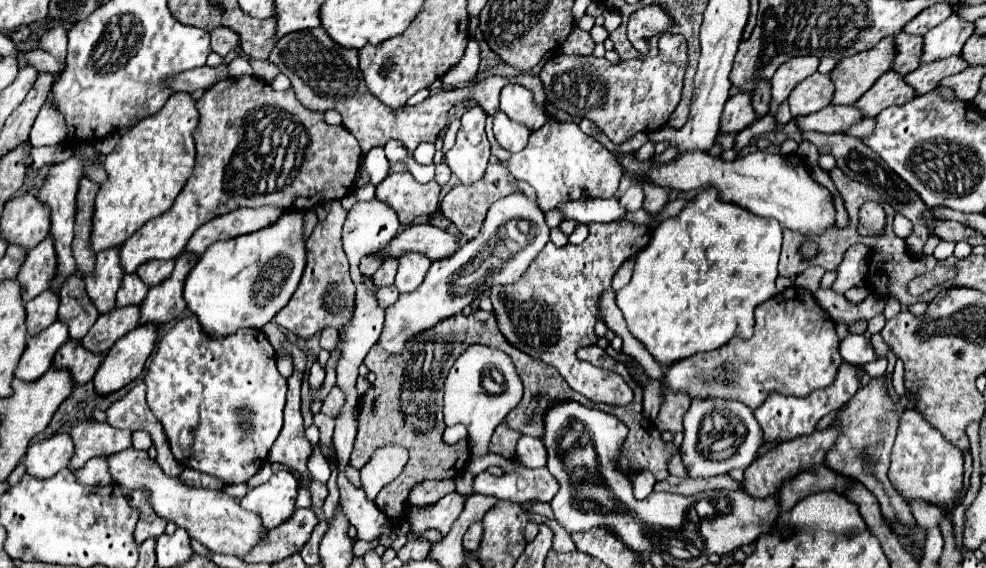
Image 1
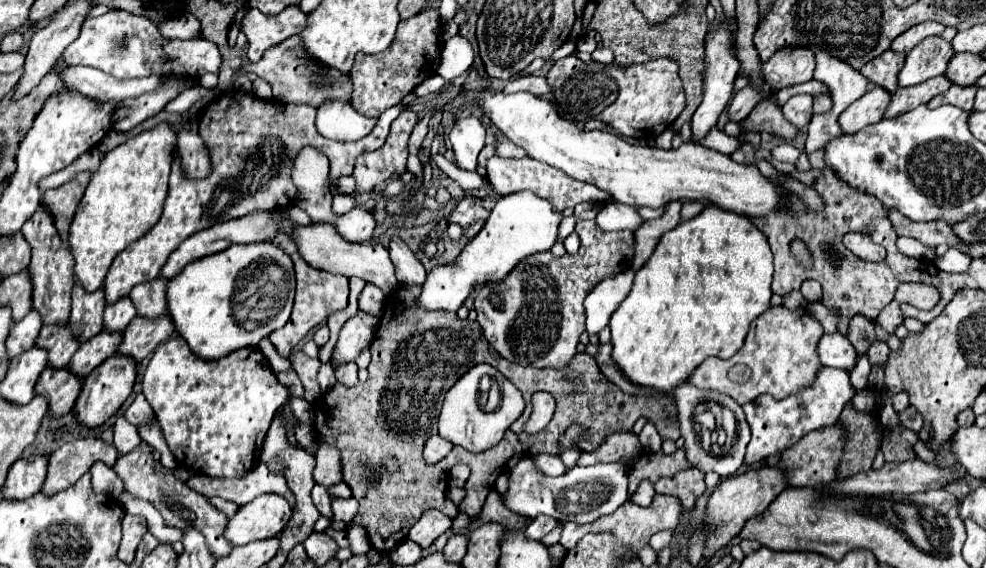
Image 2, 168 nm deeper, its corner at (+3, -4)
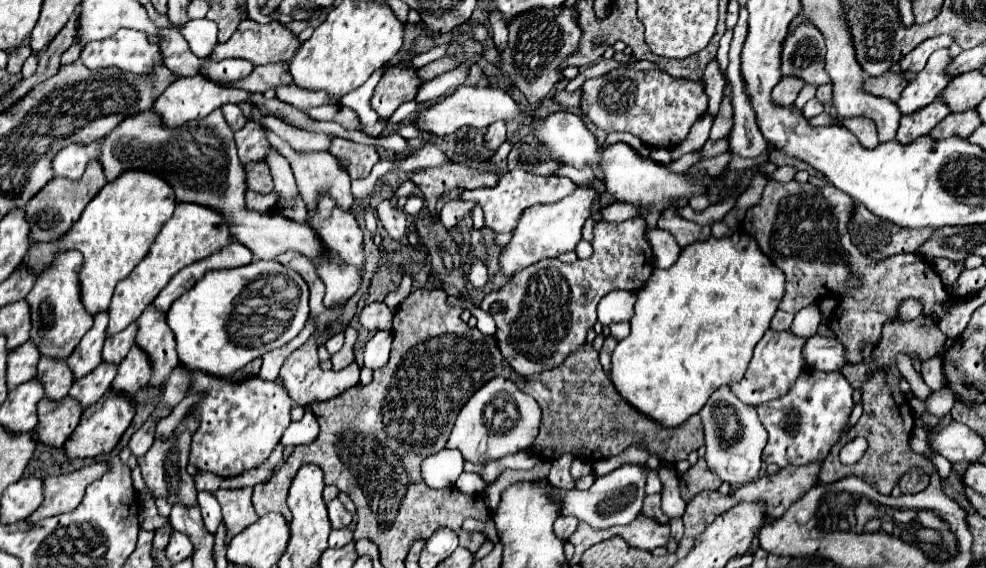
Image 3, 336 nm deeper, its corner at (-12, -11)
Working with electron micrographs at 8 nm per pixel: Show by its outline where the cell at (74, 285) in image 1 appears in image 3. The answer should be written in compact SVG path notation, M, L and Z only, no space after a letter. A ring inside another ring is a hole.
M42 356L38 362L36 378L40 378L44 382L46 396L52 400L64 398L68 394L72 382L74 382L74 374L72 374L66 360L46 358L46 356Z

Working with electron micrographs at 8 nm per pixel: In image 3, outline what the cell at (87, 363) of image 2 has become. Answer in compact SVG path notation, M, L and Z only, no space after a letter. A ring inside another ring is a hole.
M102 362L90 374L86 374L84 378L78 378L72 384L70 396L74 396L78 402L82 402L84 408L88 408L90 404L98 402L104 396L104 392L110 390L116 372L118 372L118 364Z

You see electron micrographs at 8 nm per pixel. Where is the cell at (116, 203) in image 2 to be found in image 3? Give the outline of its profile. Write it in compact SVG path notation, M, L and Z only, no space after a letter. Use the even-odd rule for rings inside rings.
M124 170L118 178L108 182L96 198L86 206L80 222L64 236L60 242L40 244L36 242L24 262L38 276L46 264L52 262L52 256L58 250L78 250L84 254L84 266L80 270L80 286L82 286L82 302L90 314L100 310L108 310L112 292L116 284L128 276L134 266L148 254L154 238L158 236L164 222L172 218L176 208L174 188L168 182L148 170Z

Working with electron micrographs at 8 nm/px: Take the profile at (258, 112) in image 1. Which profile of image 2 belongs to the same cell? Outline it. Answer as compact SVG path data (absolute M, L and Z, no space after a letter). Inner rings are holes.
M241 91L225 93L207 105L199 119L199 133L211 151L213 173L207 179L185 179L181 163L173 159L169 195L165 199L163 215L153 225L153 229L149 229L141 239L131 243L115 257L103 283L105 301L115 303L117 299L127 297L135 285L155 279L167 257L189 235L229 219L251 215L255 211L273 211L293 205L297 191L291 181L291 165L293 157L303 147L311 145L329 157L331 181L341 175L351 175L357 155L383 147L389 135L389 127L393 119L403 111L403 107L395 105L387 109L379 117L377 127L355 143L339 143L319 135L315 129L315 111L317 109L311 105L277 103L273 99L261 99Z

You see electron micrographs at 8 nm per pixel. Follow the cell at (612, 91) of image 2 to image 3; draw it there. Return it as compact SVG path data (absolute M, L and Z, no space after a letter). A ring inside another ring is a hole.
M618 68L600 78L586 80L580 90L580 110L598 128L606 132L630 132L644 144L666 150L672 150L676 144L680 144L694 122L700 120L708 108L708 96L700 82L674 78L660 70Z

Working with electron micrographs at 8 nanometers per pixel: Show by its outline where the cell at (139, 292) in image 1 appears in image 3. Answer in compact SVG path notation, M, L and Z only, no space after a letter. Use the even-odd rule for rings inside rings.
M132 322L124 332L112 334L112 338L108 338L106 344L104 344L102 360L104 360L104 362L116 362L116 364L118 364L118 362L128 354L128 350L134 346L136 330L138 330L138 324Z

